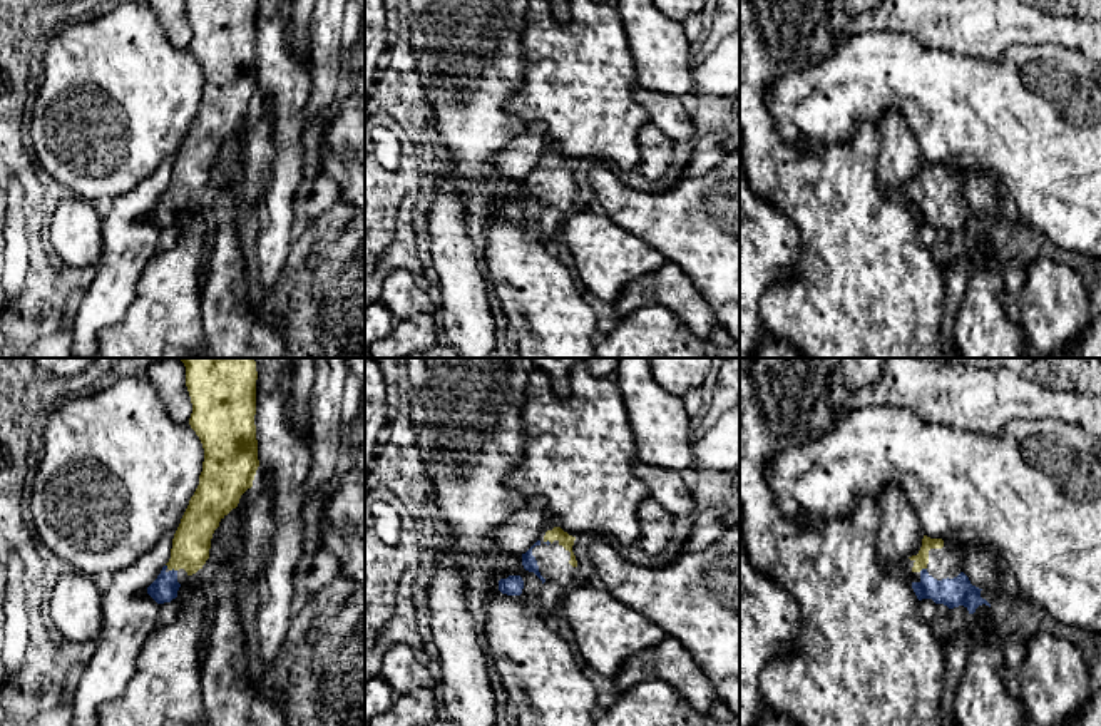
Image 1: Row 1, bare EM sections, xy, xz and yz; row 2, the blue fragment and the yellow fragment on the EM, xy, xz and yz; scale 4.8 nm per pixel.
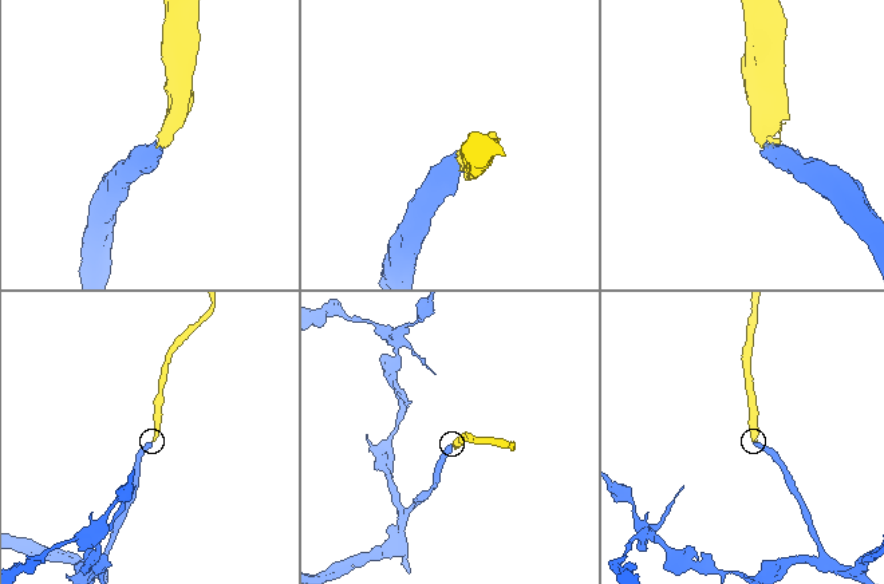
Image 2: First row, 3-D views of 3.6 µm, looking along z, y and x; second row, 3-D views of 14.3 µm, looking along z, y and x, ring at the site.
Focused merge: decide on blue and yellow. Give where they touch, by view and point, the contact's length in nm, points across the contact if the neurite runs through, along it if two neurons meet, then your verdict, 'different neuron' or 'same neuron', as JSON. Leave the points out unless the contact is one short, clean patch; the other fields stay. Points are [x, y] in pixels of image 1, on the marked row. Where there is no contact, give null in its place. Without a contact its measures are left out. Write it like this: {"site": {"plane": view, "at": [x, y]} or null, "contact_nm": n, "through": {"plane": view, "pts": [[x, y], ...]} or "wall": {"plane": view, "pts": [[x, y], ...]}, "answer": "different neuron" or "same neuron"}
{"site": {"plane": "xy", "at": [173, 569]}, "contact_nm": 70, "through": {"plane": "xy", "pts": [[164, 587], [173, 569], [191, 542]]}, "answer": "same neuron"}

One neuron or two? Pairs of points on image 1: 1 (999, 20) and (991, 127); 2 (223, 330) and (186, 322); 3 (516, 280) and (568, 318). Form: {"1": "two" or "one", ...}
{"1": "two", "2": "two", "3": "one"}

